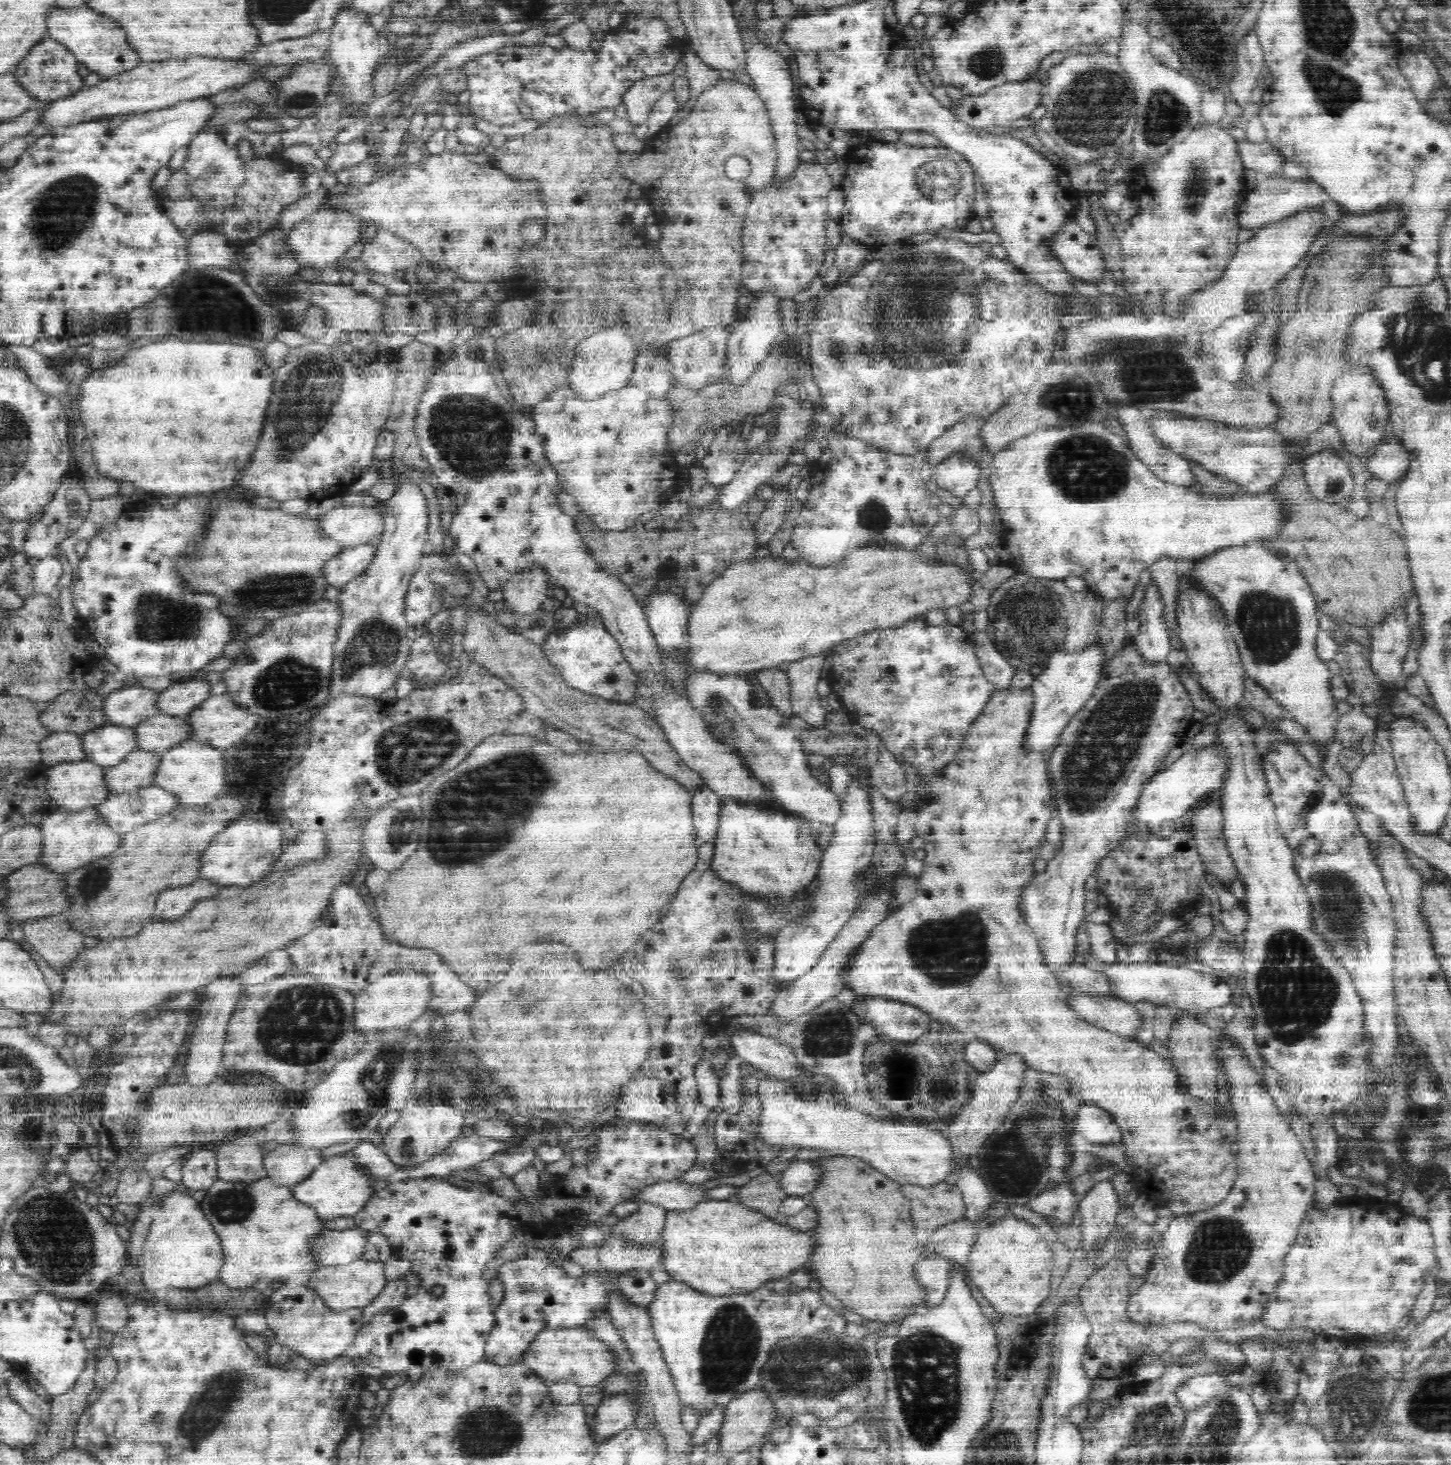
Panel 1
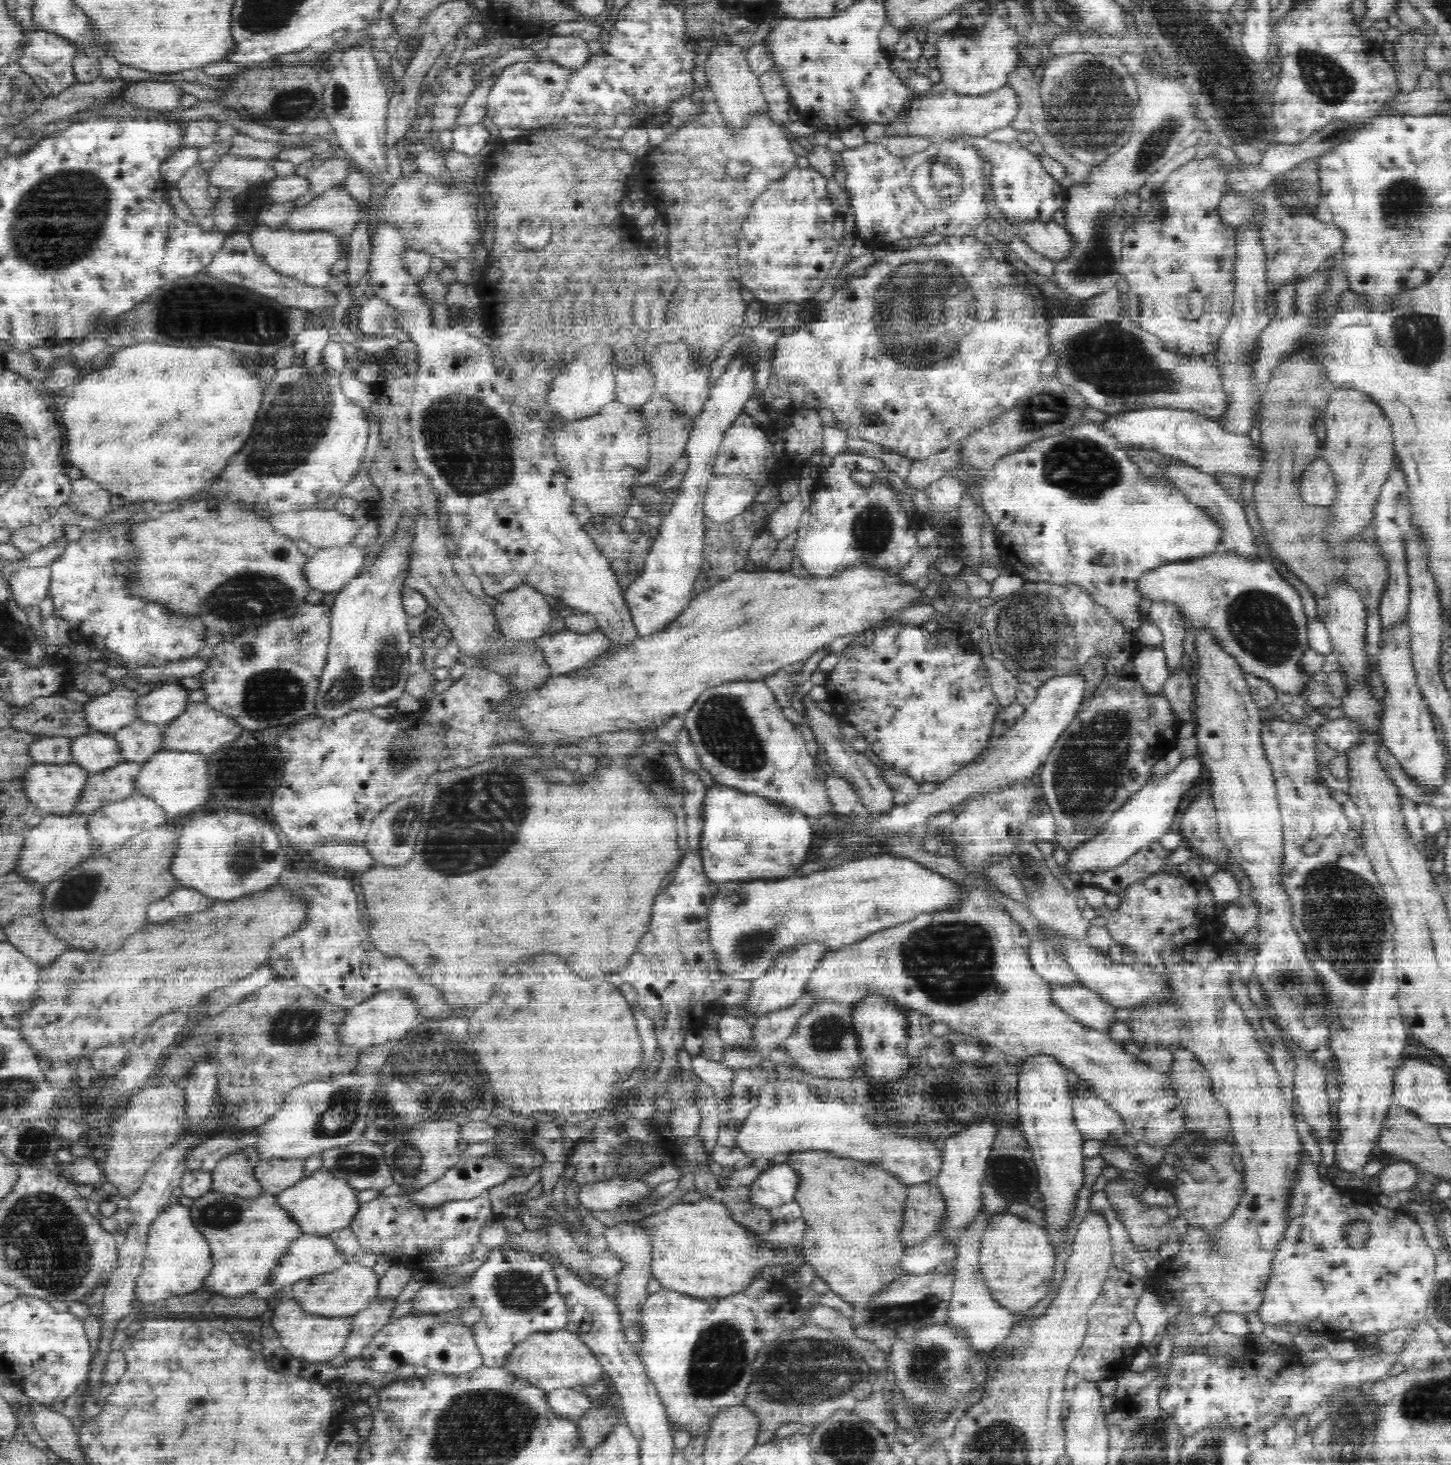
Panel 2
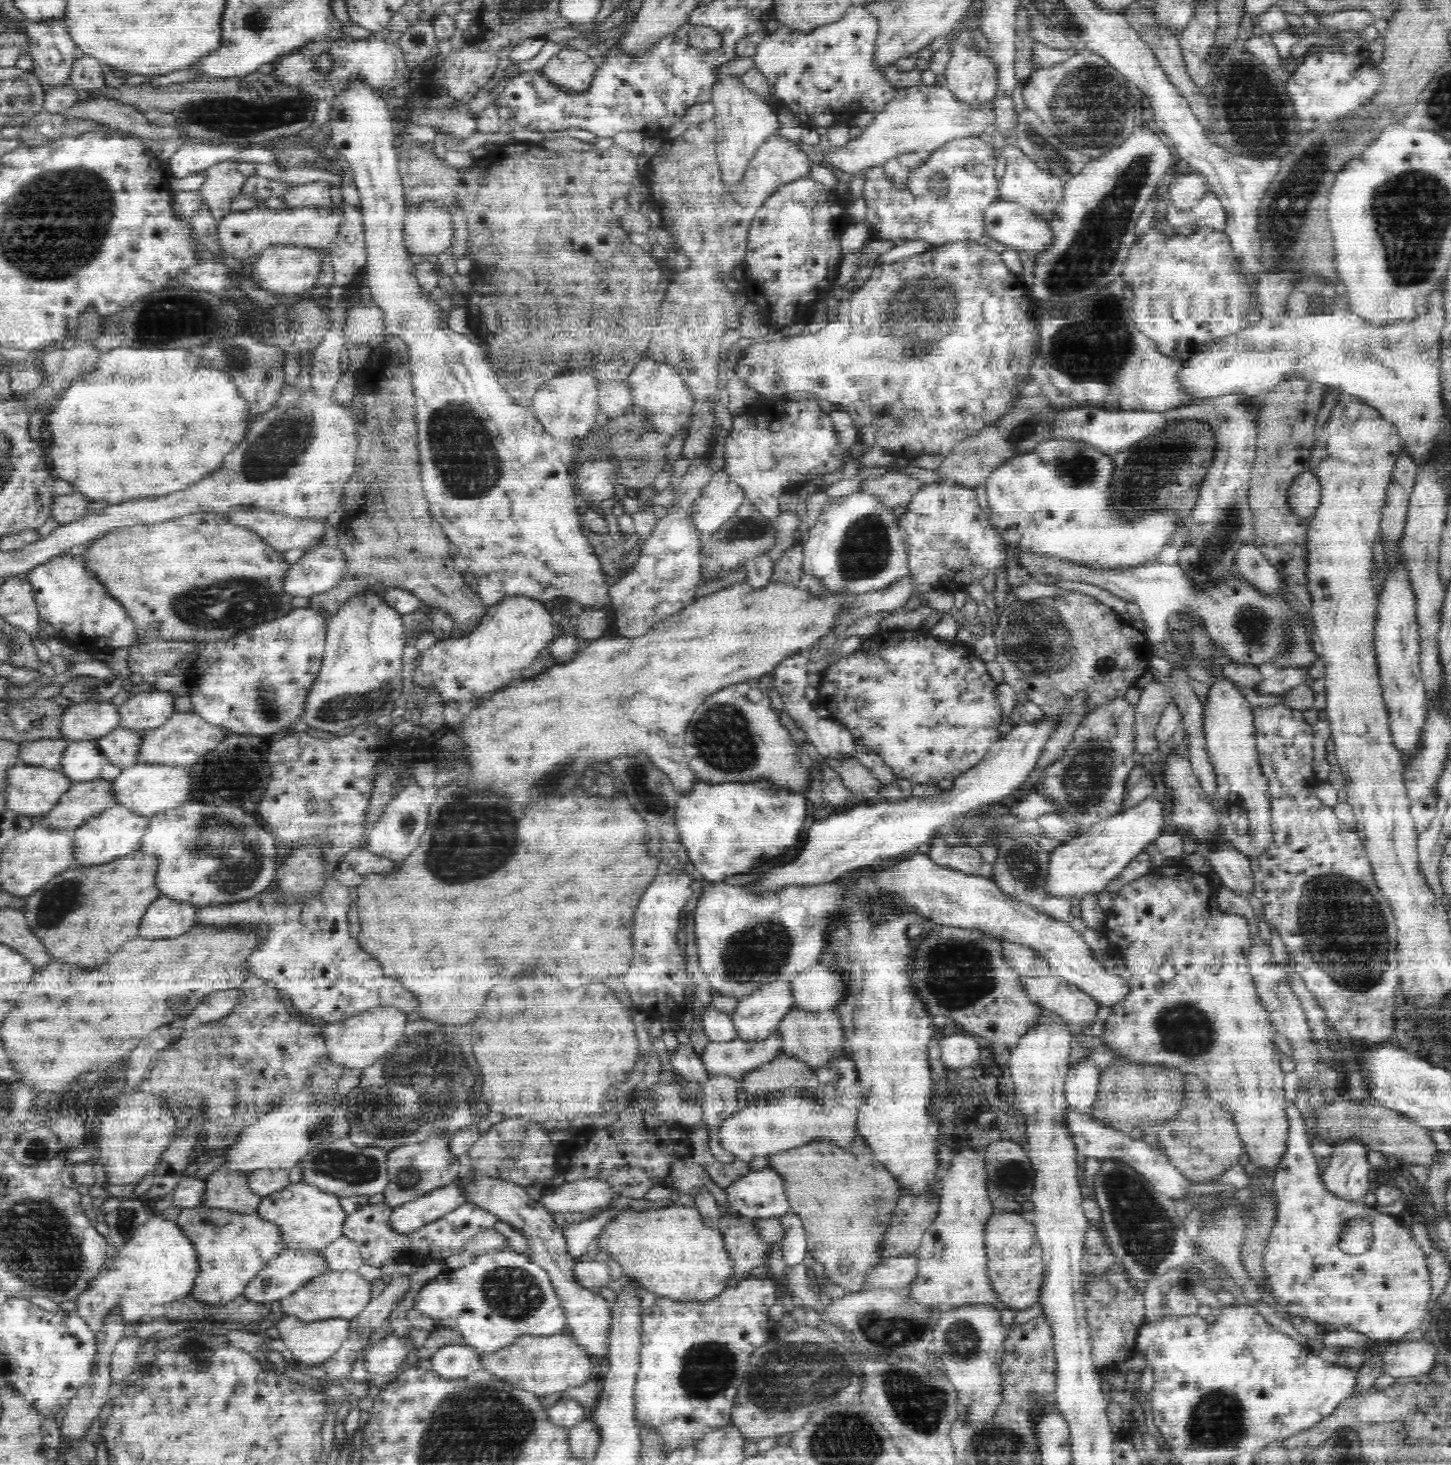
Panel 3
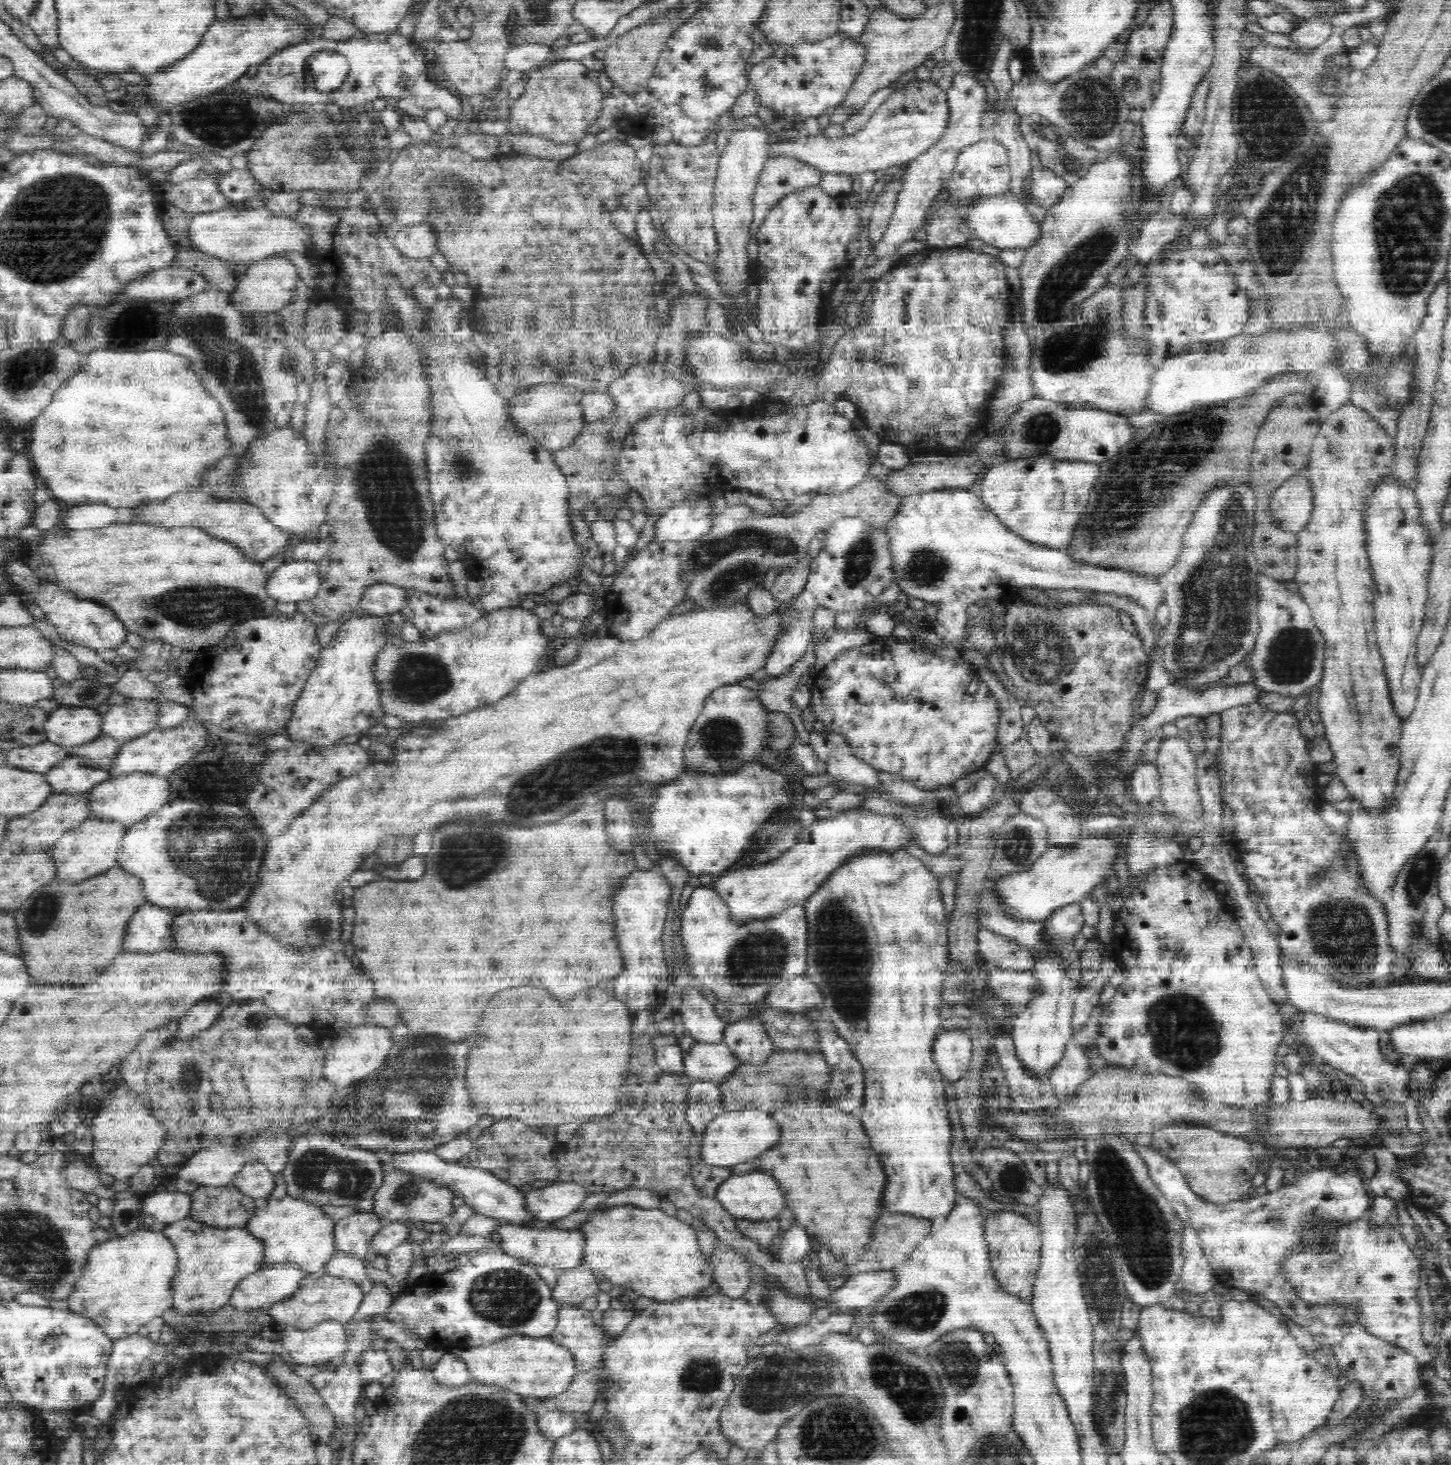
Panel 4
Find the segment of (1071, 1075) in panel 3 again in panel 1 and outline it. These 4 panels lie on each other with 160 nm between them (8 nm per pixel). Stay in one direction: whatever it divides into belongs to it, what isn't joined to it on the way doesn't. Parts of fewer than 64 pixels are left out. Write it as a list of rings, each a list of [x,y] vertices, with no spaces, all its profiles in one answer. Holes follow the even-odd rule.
[[[1085,1104],[1078,1114],[1077,1132],[1093,1144],[1116,1146],[1121,1142],[1118,1125],[1100,1108]]]

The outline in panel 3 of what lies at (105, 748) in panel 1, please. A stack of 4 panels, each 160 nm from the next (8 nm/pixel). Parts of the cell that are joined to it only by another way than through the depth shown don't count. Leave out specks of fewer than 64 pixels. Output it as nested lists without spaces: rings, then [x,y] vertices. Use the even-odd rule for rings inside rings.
[[[97,739],[69,741],[60,767],[76,782],[96,778],[117,778],[122,770],[102,752]]]

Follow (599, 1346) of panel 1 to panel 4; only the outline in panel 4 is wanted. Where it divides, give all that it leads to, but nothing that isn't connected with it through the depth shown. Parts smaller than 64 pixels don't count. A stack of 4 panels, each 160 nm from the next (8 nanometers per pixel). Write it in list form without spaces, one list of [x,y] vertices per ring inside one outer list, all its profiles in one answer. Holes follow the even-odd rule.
[[[514,1335],[482,1348],[468,1348],[462,1352],[458,1350],[456,1354],[466,1361],[472,1378],[478,1382],[496,1384],[524,1397],[537,1397],[541,1400],[570,1388],[578,1373],[572,1351],[556,1342],[552,1336]]]

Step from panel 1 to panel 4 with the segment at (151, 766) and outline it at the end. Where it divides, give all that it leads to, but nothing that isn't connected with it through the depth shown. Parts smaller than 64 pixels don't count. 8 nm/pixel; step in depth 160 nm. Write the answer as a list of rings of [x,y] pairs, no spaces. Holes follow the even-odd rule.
[[[90,789],[86,792],[78,792],[78,794],[52,793],[51,797],[33,813],[11,817],[8,838],[25,842],[29,848],[35,848],[35,850],[38,850],[42,844],[55,844],[66,832],[82,824],[88,817],[92,817],[93,806],[91,806],[89,792]]]

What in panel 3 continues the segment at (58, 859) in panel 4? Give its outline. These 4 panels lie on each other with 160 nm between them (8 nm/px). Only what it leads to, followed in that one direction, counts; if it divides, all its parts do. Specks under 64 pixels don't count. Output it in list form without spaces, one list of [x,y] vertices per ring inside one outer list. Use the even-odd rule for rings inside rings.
[[[116,803],[113,807],[103,810],[100,814],[89,818],[82,826],[73,829],[75,836],[75,861],[73,866],[82,864],[102,864],[110,862],[116,856],[126,856],[141,844],[151,823],[151,816],[144,816],[123,804]]]

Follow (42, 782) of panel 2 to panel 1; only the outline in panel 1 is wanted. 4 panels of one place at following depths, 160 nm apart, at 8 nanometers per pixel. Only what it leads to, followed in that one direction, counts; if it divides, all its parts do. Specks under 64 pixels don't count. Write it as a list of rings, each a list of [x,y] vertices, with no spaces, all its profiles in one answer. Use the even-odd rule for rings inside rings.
[[[90,758],[50,767],[47,790],[49,790],[51,799],[59,808],[72,811],[86,810],[92,805],[102,804],[112,794],[107,782],[110,767],[102,766]]]

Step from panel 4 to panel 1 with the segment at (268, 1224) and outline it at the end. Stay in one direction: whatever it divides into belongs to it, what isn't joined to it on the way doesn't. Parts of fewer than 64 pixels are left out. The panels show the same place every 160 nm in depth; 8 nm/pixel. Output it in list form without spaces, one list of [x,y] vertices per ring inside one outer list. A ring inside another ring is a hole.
[[[353,1151],[333,1155],[321,1162],[306,1180],[293,1185],[295,1197],[318,1211],[322,1220],[336,1216],[353,1216],[376,1194],[375,1176],[364,1170],[355,1159]]]

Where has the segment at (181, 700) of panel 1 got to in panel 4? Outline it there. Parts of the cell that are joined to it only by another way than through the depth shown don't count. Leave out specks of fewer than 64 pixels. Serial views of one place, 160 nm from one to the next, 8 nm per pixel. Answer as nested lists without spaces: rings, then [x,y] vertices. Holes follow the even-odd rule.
[[[127,696],[123,704],[112,705],[103,716],[103,734],[109,734],[125,744],[132,738],[136,738],[158,727],[162,707],[166,701],[160,703],[153,698],[143,699],[138,696]]]

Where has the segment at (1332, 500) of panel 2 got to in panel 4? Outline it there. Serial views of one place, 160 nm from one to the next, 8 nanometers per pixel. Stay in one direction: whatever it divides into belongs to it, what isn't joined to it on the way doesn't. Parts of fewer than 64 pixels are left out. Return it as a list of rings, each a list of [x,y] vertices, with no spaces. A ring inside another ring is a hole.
[[[1306,473],[1286,480],[1272,500],[1274,517],[1292,533],[1299,533],[1309,524],[1313,510],[1314,488]]]

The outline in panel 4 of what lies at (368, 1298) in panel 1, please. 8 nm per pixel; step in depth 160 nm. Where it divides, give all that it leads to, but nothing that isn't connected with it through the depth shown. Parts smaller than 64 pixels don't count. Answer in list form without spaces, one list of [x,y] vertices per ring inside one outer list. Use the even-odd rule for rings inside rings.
[[[323,1269],[310,1272],[302,1280],[294,1294],[288,1298],[274,1303],[268,1312],[274,1322],[279,1321],[286,1325],[296,1326],[306,1330],[314,1324],[327,1320],[338,1320],[346,1323],[360,1308],[360,1302],[364,1298],[360,1283],[352,1278],[328,1274]]]

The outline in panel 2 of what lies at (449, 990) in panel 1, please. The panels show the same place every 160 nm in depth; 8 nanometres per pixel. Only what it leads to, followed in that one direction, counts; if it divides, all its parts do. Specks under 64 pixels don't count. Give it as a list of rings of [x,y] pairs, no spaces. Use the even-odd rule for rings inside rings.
[[[318,869],[284,871],[280,879],[285,880],[285,884],[289,884],[291,888],[301,890],[309,900],[312,900],[312,908],[309,910],[306,924],[301,926],[293,935],[281,938],[275,949],[272,949],[269,954],[268,962],[272,963],[272,967],[278,971],[280,976],[294,976],[294,978],[298,978],[298,982],[302,982],[302,986],[310,986],[314,992],[318,992],[322,999],[344,1008],[351,1009],[359,1003],[365,1002],[372,993],[394,988],[410,988],[410,992],[414,994],[414,998],[418,1002],[418,1010],[422,1016],[428,1016],[434,1020],[446,1020],[446,1018],[464,1016],[468,1012],[466,1006],[454,1008],[444,998],[444,992],[438,986],[434,986],[432,982],[426,982],[426,978],[422,978],[404,958],[400,958],[400,956],[390,958],[384,952],[376,950],[376,945],[372,942],[368,928],[362,923],[362,916],[360,915],[362,913],[356,895],[357,887],[351,879],[326,875],[326,873],[320,874]]]

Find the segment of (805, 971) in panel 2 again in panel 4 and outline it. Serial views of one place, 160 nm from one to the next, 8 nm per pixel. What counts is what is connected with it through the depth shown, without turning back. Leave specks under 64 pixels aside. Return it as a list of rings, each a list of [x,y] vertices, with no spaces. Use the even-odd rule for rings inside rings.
[[[766,998],[759,999],[751,1006],[751,1013],[728,1025],[724,1043],[744,1065],[760,1064],[775,1051],[774,1040],[766,1031],[765,1022],[761,1019],[766,1010],[770,1010]]]

